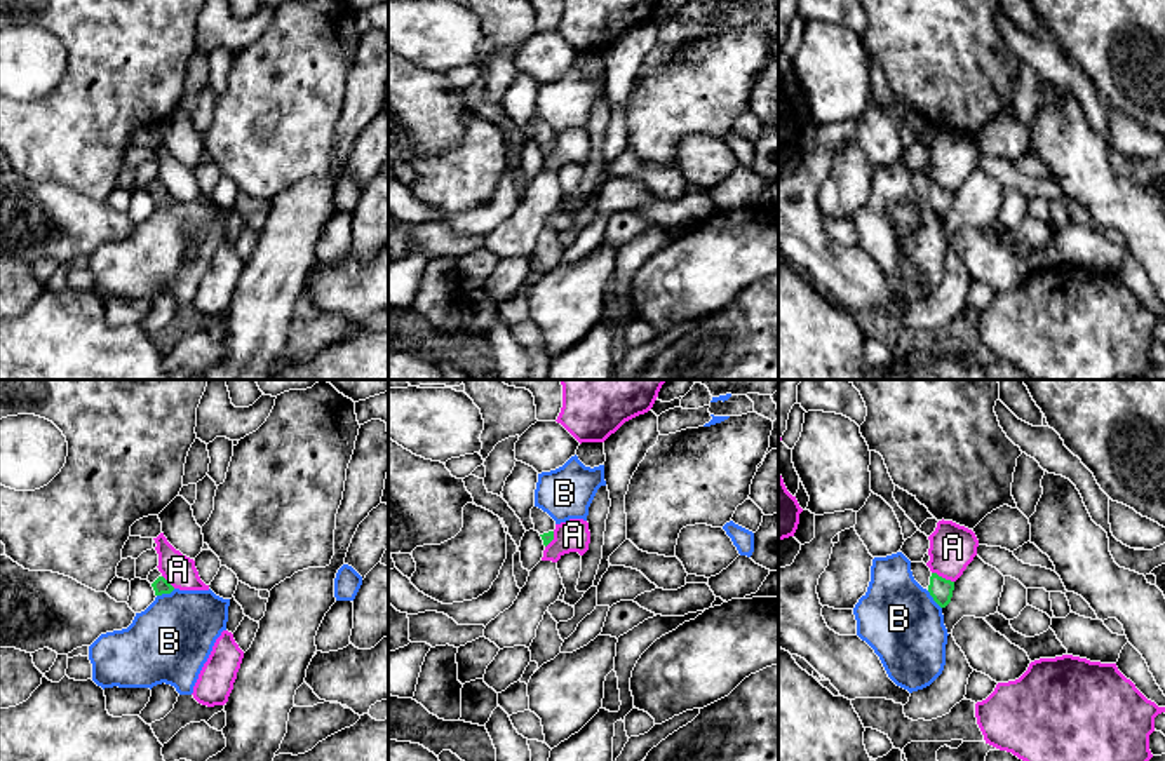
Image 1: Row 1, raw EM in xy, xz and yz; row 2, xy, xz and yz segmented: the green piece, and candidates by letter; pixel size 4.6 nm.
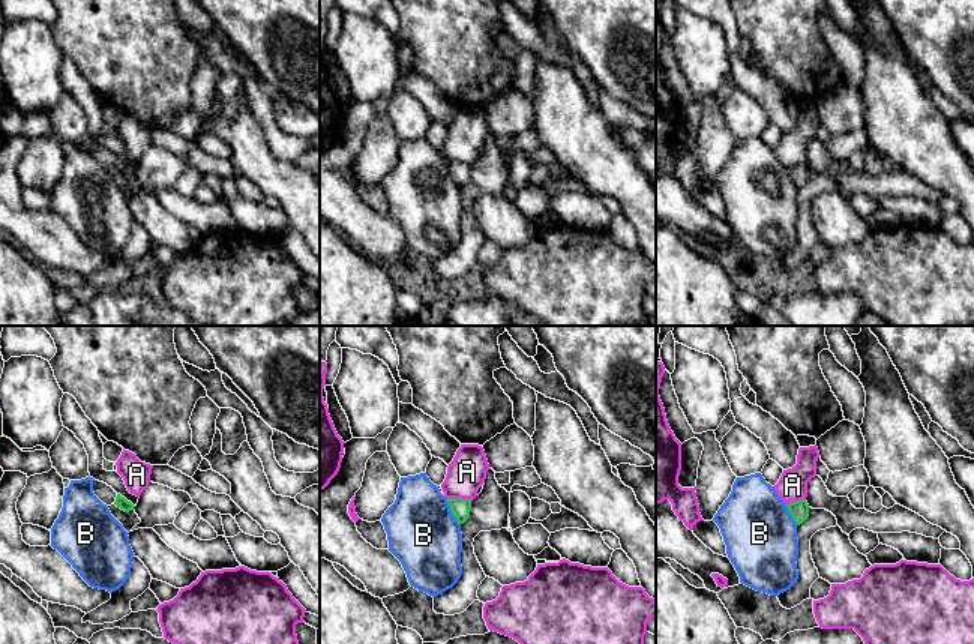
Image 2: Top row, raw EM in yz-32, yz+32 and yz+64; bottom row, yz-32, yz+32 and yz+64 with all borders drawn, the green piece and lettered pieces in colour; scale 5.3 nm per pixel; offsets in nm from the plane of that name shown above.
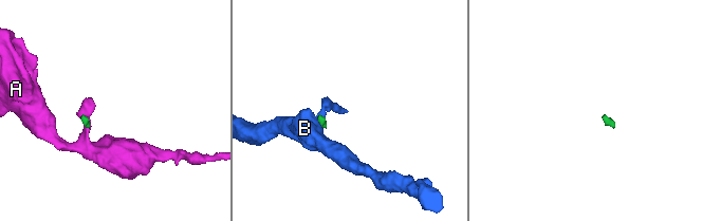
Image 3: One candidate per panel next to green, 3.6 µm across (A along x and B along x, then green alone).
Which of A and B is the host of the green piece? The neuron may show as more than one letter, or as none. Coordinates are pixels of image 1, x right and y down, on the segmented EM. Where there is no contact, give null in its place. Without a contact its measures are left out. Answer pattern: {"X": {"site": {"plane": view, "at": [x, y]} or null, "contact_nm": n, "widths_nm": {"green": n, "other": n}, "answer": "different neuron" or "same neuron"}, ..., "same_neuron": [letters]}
{"A": {"site": {"plane": "yz", "at": [941, 577]}, "contact_nm": 120, "widths_nm": {"green": 110, "other": 220}, "answer": "different neuron"}, "B": {"site": {"plane": "xy", "at": [166, 592]}, "contact_nm": 90, "widths_nm": {"green": 80, "other": 380}, "answer": "different neuron"}, "same_neuron": []}

